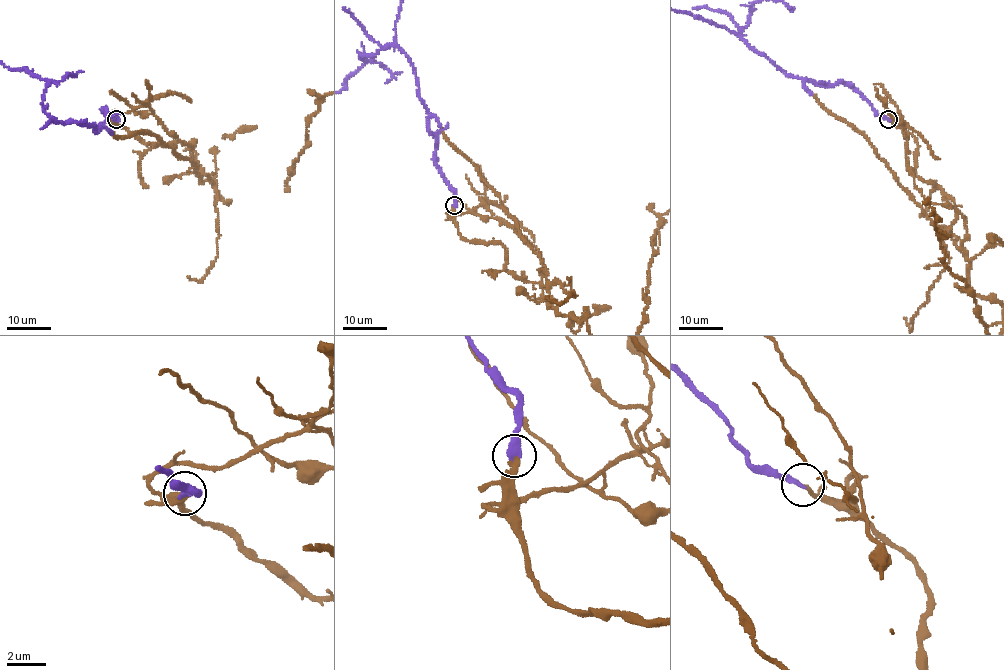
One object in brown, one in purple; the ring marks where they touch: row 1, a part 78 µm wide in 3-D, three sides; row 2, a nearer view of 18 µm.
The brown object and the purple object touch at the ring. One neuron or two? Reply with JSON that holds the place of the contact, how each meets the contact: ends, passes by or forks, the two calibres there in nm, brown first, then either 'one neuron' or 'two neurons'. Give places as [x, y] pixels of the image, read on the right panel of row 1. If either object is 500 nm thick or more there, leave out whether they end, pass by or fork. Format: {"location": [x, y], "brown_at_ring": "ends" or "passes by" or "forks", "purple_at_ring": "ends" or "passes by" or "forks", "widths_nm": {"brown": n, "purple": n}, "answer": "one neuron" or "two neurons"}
{"location": [888, 119], "brown_at_ring": "ends", "purple_at_ring": "ends", "widths_nm": {"brown": 240, "purple": 320}, "answer": "one neuron"}

